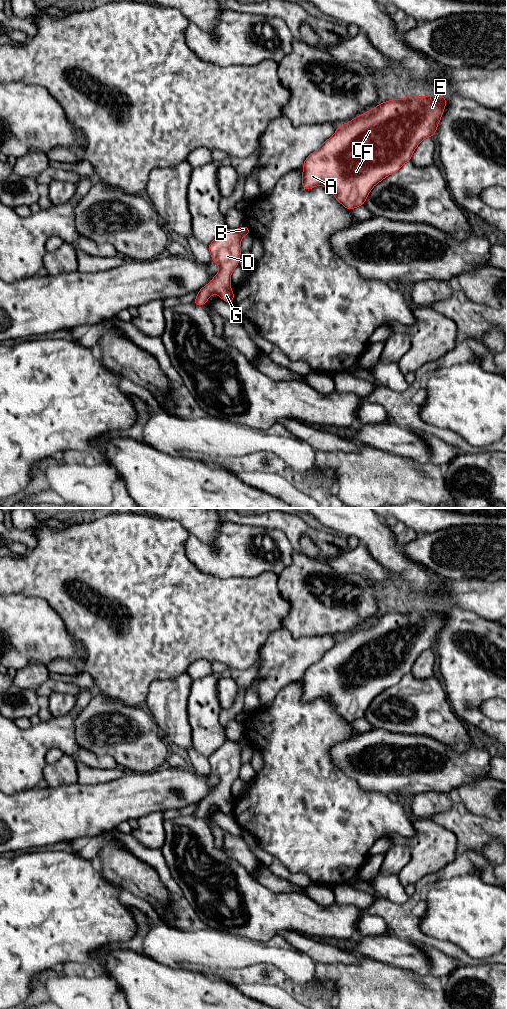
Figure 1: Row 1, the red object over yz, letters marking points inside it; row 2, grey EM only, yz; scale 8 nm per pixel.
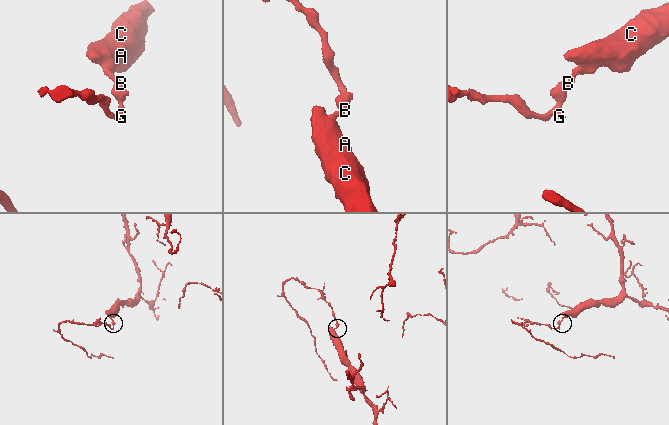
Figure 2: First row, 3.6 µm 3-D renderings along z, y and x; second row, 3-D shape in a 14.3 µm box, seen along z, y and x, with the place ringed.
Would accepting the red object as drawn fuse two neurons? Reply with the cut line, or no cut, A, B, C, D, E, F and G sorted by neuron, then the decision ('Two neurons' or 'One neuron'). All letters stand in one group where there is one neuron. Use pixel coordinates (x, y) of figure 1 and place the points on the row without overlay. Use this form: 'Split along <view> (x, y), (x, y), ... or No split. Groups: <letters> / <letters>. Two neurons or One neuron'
No split. Groups: A B C D E F G. One neuron

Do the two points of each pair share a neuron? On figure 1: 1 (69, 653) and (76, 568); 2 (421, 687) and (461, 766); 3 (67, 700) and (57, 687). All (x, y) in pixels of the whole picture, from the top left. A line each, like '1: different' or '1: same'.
1: different
2: different
3: different

